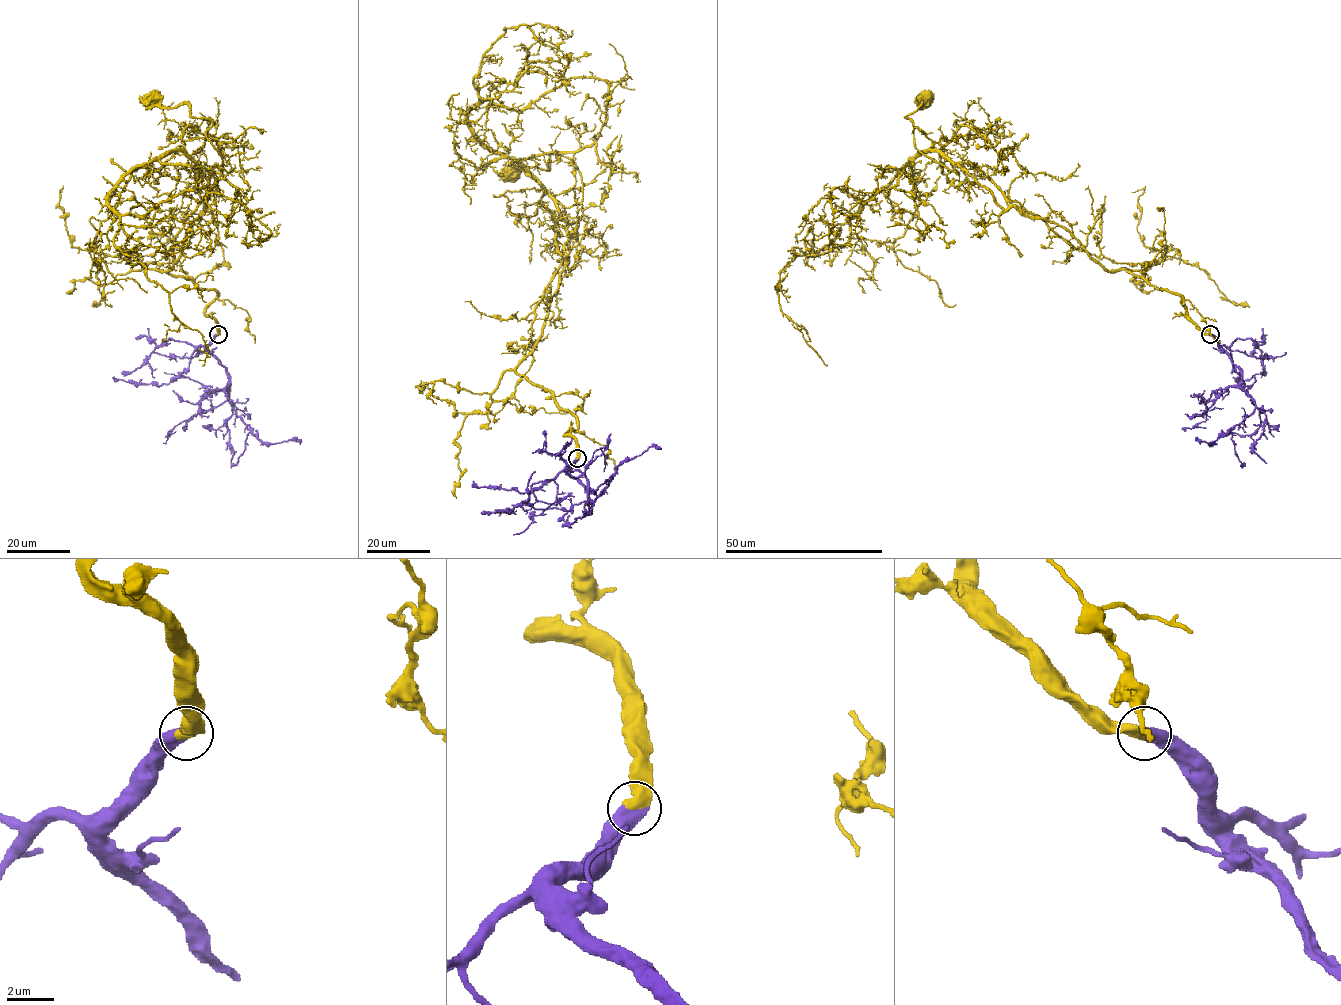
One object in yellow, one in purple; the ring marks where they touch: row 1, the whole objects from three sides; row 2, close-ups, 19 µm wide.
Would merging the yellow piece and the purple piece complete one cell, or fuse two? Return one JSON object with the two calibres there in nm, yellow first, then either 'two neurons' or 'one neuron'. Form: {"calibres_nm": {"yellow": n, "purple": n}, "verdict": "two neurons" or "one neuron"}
{"calibres_nm": {"yellow": 550, "purple": 600}, "verdict": "one neuron"}

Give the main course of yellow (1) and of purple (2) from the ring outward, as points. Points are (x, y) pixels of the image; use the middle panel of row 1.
1: (577, 459), (576, 418), (516, 366), (557, 287), (557, 203), (579, 203), (581, 173), (551, 154), (511, 174)
2: (577, 459), (567, 471), (588, 490), (588, 500), (592, 503), (621, 463), (641, 455), (650, 447), (661, 449)

